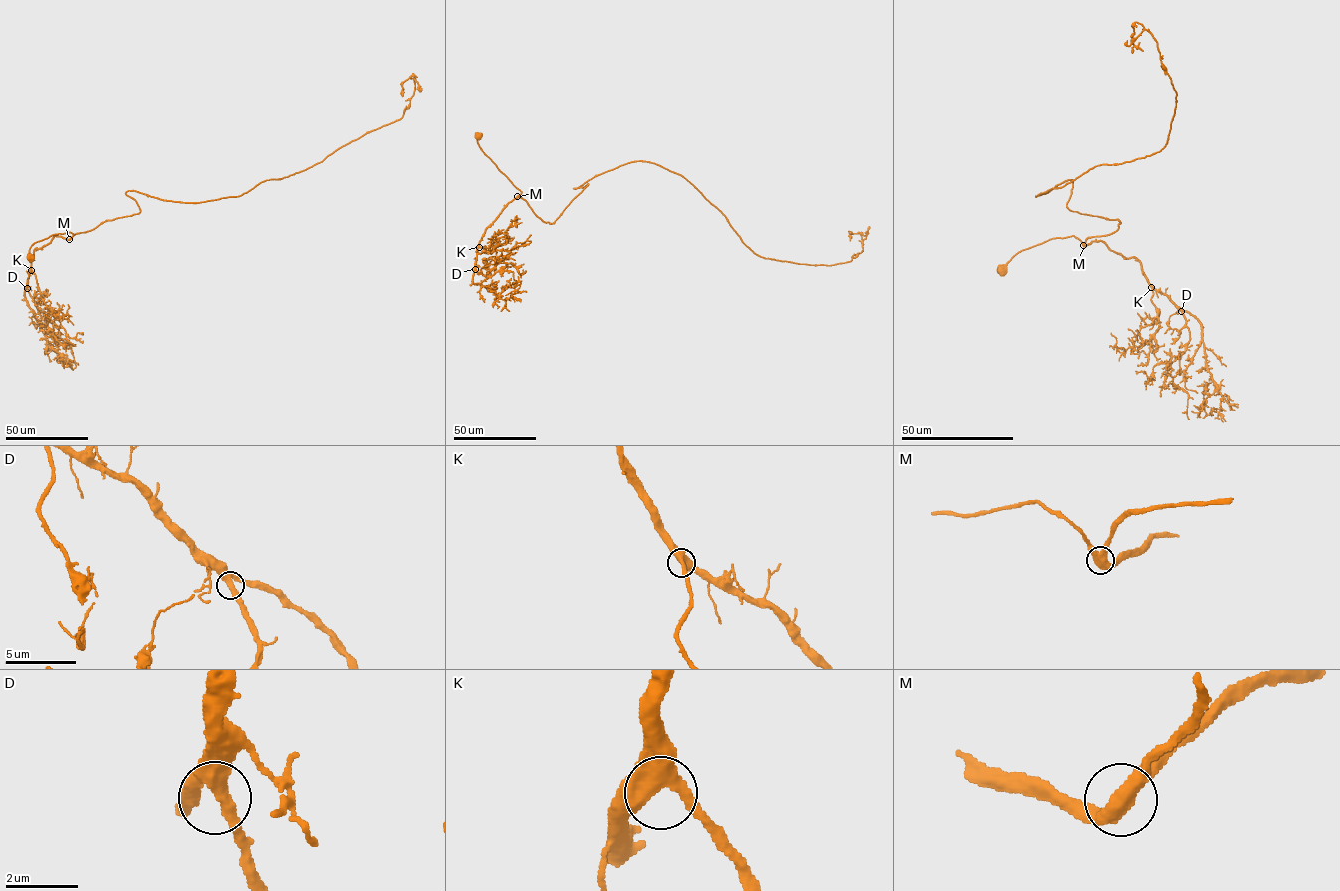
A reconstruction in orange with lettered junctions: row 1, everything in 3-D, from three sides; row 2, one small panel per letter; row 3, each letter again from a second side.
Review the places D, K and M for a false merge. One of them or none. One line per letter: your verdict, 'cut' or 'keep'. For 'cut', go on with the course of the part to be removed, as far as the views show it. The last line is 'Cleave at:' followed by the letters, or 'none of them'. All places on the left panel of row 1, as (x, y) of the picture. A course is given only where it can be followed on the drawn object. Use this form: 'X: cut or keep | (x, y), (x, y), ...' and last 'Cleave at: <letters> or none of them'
D: keep
K: keep
M: keep
Cleave at: none of them

